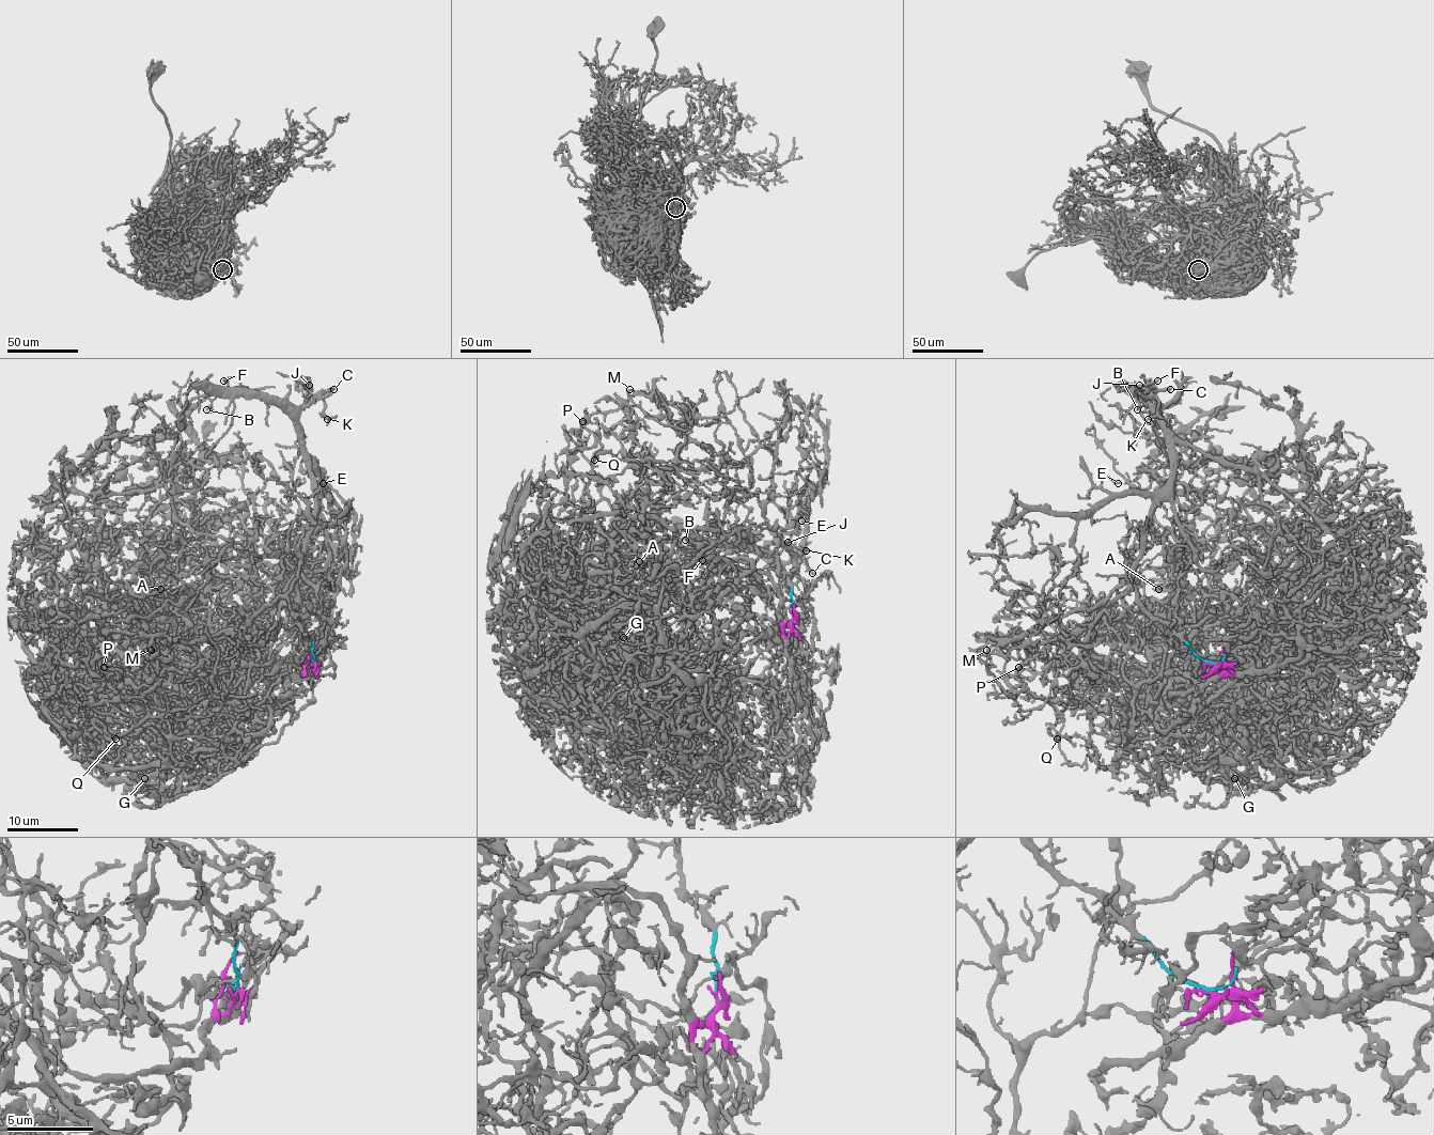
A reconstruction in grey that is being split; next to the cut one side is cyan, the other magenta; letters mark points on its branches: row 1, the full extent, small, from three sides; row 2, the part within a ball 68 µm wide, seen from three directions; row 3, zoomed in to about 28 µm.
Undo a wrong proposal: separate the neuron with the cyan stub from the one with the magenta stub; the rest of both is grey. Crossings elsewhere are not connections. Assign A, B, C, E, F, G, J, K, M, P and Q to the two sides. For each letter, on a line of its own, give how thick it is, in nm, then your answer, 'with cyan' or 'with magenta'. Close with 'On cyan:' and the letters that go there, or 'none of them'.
A: calibre 240 nm; with magenta
B: calibre 90 nm; with cyan
C: calibre 240 nm; with cyan
E: calibre 110 nm; with cyan
F: calibre 140 nm; with cyan
G: calibre 120 nm; with magenta
J: calibre 240 nm; with cyan
K: calibre 200 nm; with cyan
M: calibre 190 nm; with magenta
P: calibre 200 nm; with magenta
Q: calibre 40 nm; with magenta
On cyan: B, C, E, F, J, K

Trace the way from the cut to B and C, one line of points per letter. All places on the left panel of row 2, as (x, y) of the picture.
B: (314, 663), (296, 584), (314, 509), (301, 430), (256, 398), (211, 394), (207, 410)
C: (314, 663), (312, 637), (298, 616), (296, 568), (314, 509), (309, 453), (298, 414), (333, 388)

